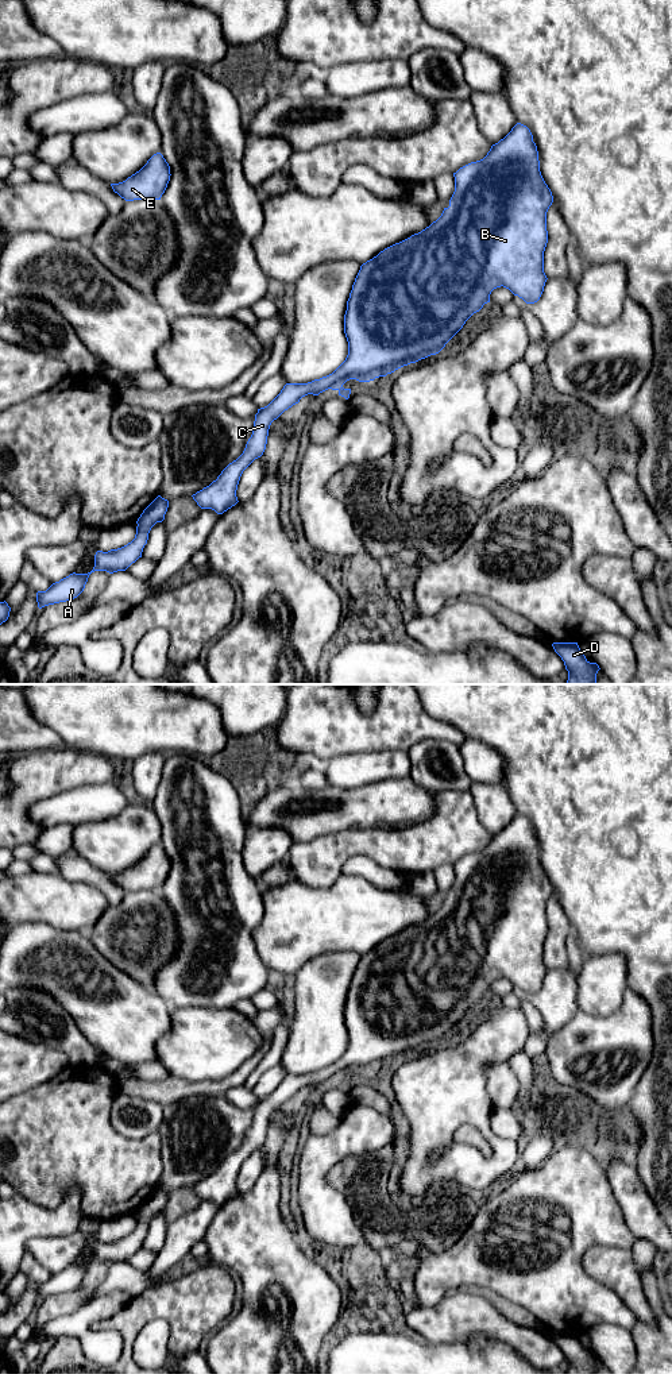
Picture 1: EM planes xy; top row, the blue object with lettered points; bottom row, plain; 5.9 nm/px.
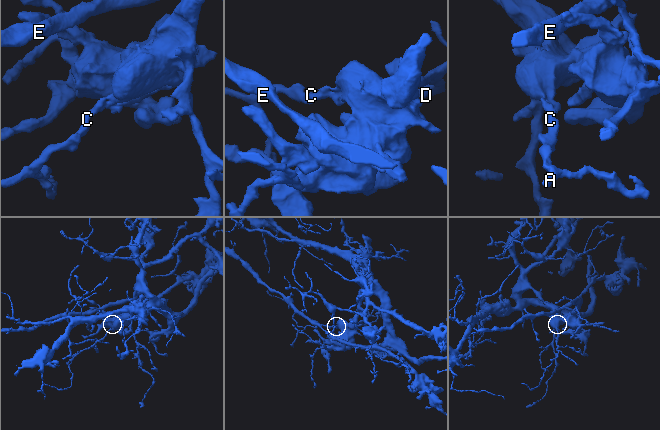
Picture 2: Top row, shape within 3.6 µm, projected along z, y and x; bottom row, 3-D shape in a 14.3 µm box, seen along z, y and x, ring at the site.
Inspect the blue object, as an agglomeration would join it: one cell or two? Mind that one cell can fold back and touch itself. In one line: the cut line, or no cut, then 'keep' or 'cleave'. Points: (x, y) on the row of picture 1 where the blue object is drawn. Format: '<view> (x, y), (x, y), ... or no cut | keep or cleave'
no cut | keep

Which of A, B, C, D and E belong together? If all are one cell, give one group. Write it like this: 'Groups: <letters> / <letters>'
Groups: A B C D E

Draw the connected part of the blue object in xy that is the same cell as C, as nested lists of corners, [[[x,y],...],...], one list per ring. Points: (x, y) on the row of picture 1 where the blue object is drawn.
[[[517,123],[503,139],[491,146],[483,159],[460,167],[453,177],[455,192],[449,207],[444,208],[436,221],[421,232],[385,248],[360,266],[344,314],[344,333],[348,341],[345,360],[332,374],[320,379],[308,383],[286,383],[267,406],[258,409],[254,431],[243,454],[229,463],[216,480],[192,495],[201,509],[212,509],[223,514],[239,502],[236,490],[240,476],[255,459],[263,455],[271,422],[298,404],[302,397],[318,395],[332,389],[348,400],[351,389],[343,387],[347,381],[370,382],[439,354],[466,321],[490,302],[490,294],[497,287],[509,289],[526,304],[540,300],[548,279],[544,273],[544,251],[548,243],[547,212],[553,202],[553,196],[541,175],[538,151],[530,130]]]

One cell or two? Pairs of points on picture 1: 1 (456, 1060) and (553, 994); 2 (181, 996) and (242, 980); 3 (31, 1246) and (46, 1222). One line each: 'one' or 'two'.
1: two
2: one
3: two

